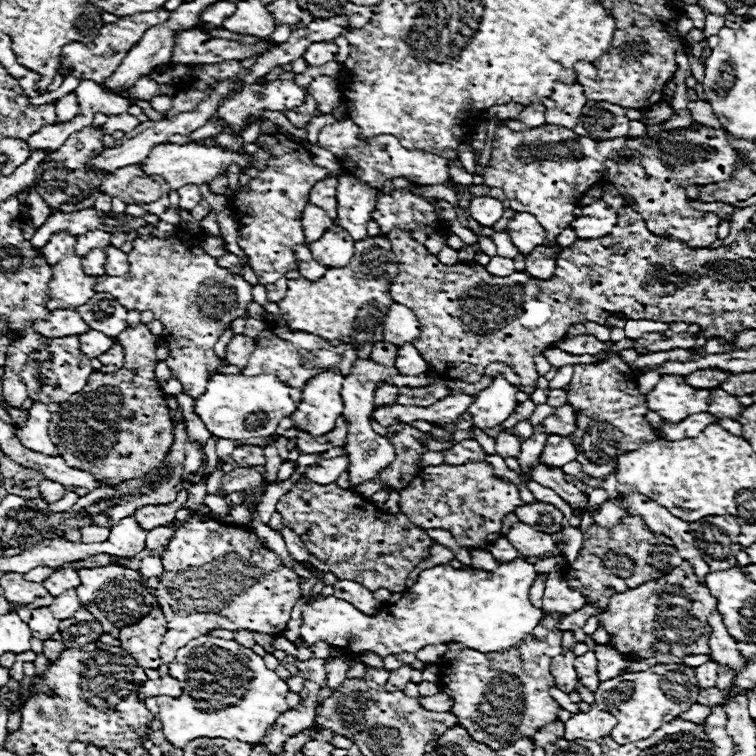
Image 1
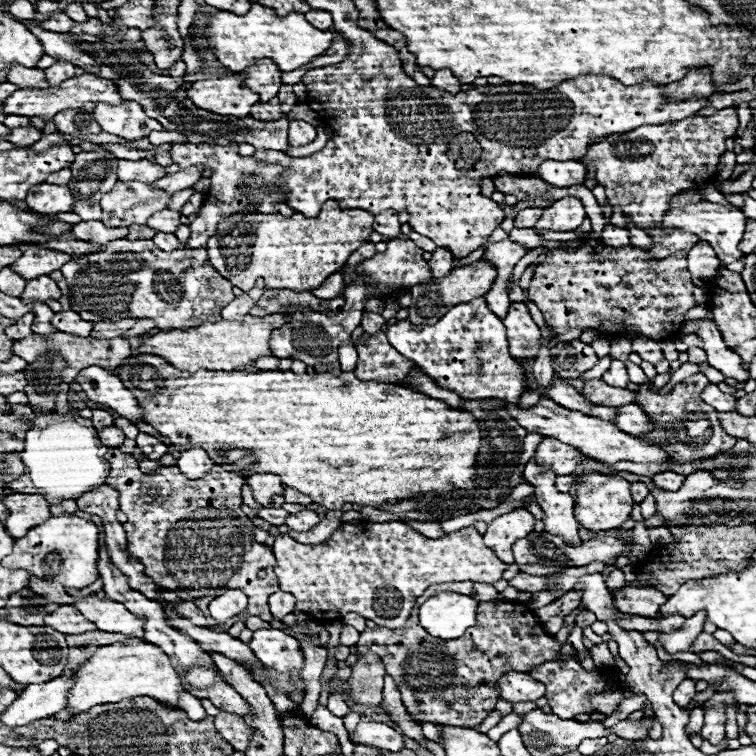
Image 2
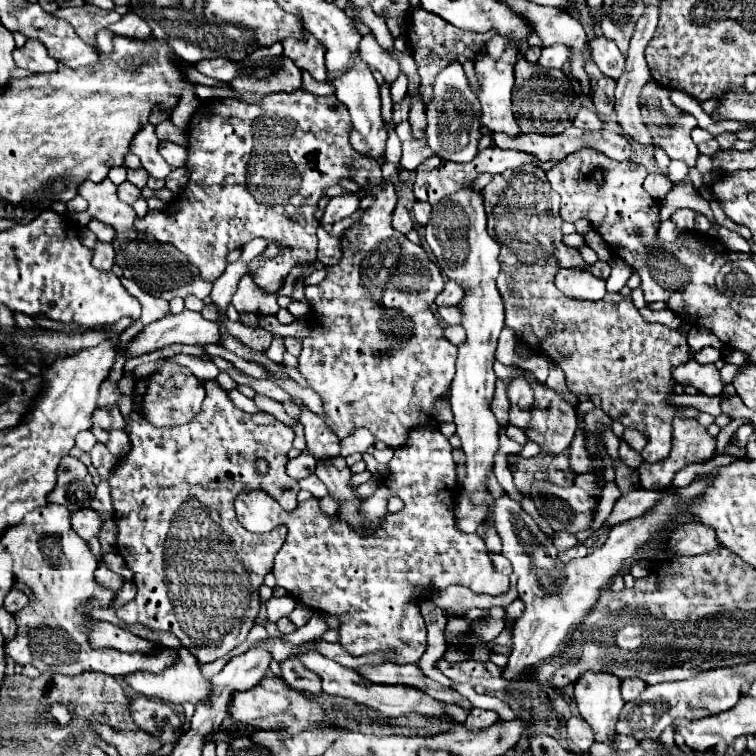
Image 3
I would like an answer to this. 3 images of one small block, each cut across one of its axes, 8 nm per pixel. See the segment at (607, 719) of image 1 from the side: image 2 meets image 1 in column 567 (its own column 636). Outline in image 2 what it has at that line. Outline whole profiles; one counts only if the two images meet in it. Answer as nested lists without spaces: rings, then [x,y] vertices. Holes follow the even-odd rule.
[[[642,718],[638,722],[628,722],[628,720],[622,720],[614,726],[614,734],[618,734],[620,738],[626,738],[626,740],[642,740],[648,736],[648,730],[650,730],[650,718]]]

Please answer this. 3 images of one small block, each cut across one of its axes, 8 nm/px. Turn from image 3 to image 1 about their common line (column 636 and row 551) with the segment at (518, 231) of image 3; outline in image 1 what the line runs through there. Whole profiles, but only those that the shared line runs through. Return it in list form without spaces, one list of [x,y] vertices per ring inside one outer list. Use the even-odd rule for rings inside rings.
[[[300,478],[292,490],[280,498],[276,510],[282,514],[284,524],[302,534],[304,546],[312,556],[330,562],[330,572],[338,580],[358,582],[370,592],[378,588],[404,592],[408,574],[418,562],[428,558],[430,546],[434,544],[426,530],[414,526],[406,514],[386,514],[366,498],[336,484],[318,486]]]

